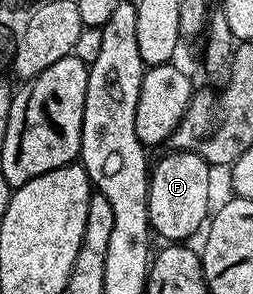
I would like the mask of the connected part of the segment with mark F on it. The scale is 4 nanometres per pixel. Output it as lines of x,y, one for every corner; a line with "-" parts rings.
172,150
149,171
147,208
152,232
163,241
187,241
190,235
204,230
211,207
211,174
213,168
197,153

